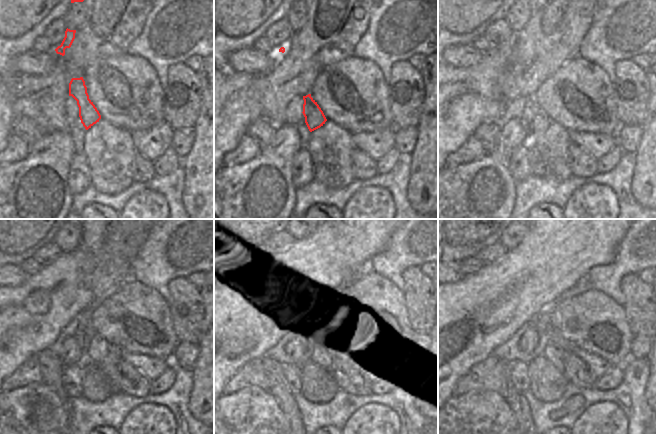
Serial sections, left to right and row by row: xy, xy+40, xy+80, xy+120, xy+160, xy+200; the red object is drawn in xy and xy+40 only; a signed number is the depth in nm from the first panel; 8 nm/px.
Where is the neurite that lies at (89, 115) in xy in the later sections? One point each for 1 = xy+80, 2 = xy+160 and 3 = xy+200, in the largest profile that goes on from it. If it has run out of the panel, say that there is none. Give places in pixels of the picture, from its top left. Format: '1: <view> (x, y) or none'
1: xy+80 (541, 121)
2: xy+160 (324, 350)
3: xy+200 (552, 353)

